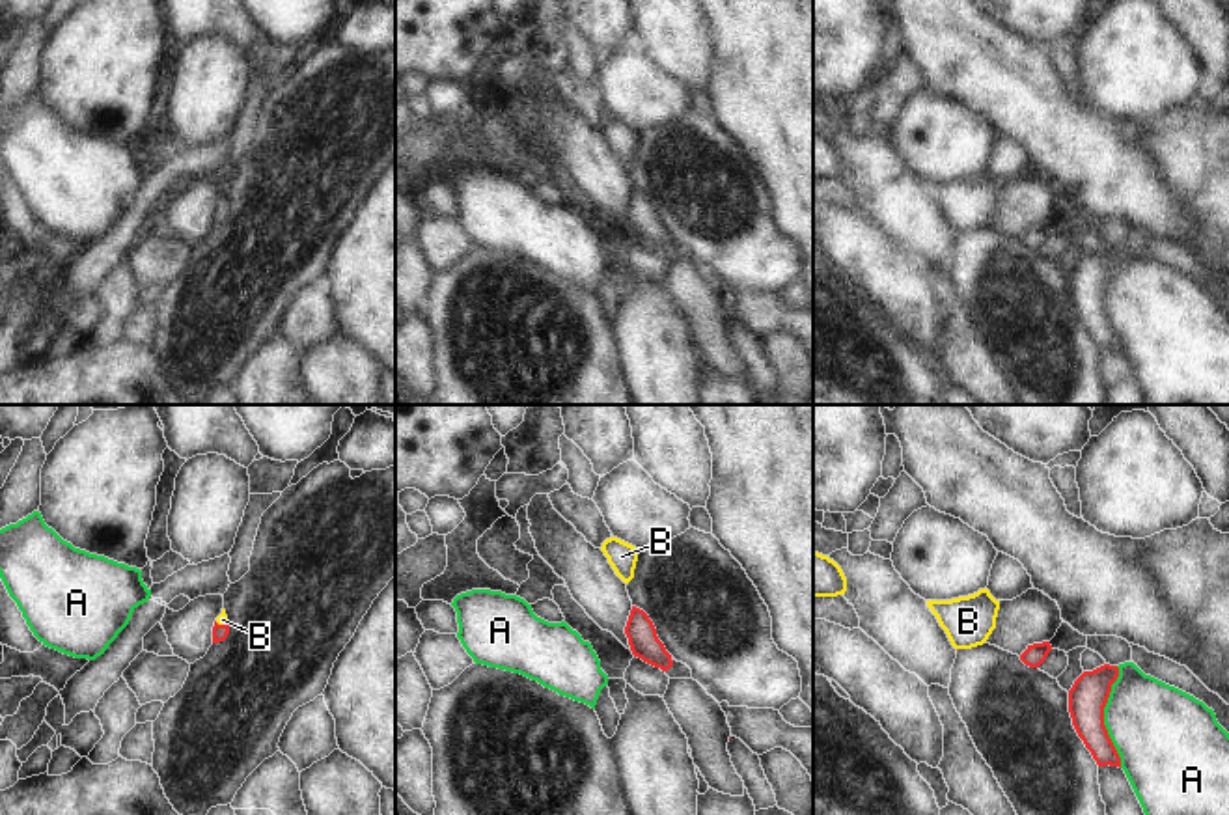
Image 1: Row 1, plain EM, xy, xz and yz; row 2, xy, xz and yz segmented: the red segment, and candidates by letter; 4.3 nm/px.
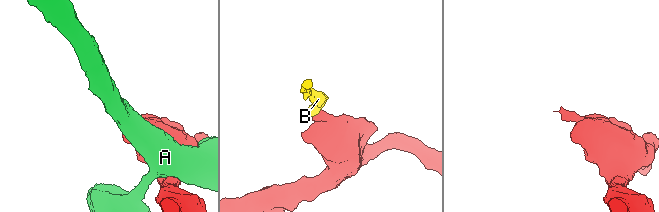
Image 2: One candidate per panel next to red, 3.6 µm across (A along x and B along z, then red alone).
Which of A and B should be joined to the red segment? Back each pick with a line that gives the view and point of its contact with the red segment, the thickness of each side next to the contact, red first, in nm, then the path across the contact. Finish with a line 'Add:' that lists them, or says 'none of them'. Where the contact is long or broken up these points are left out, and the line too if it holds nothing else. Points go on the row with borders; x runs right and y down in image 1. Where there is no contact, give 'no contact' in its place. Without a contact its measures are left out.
B: xy (222, 625) | 70/50 nm | across xy (220, 633), (222, 625), (222, 620)
Add: B

